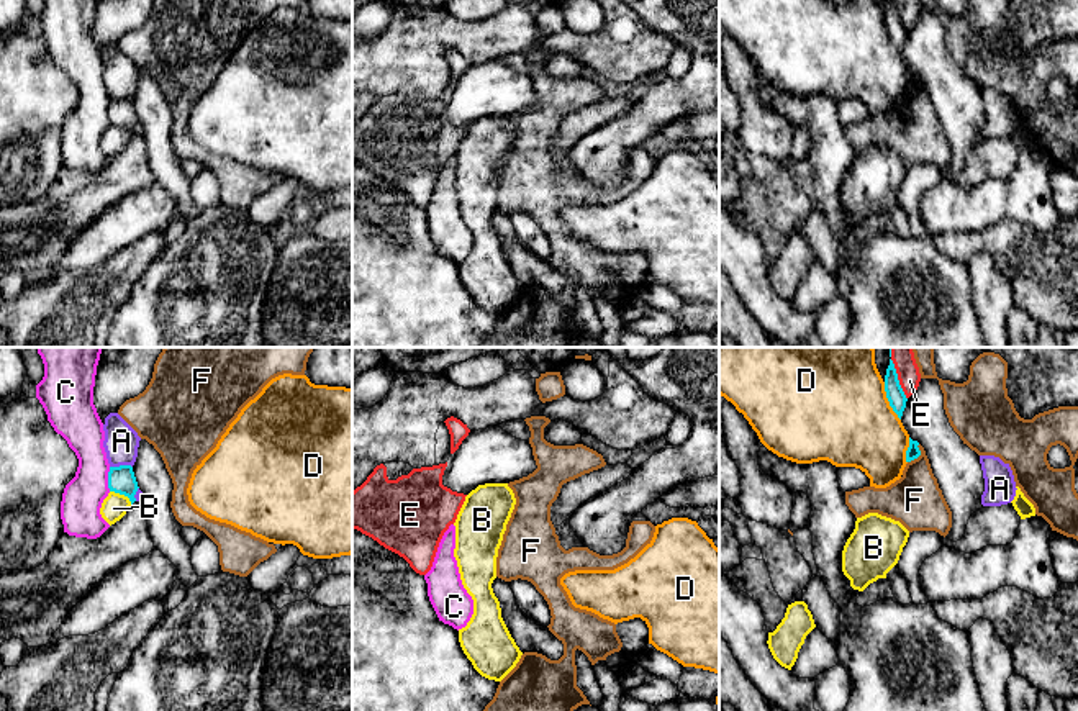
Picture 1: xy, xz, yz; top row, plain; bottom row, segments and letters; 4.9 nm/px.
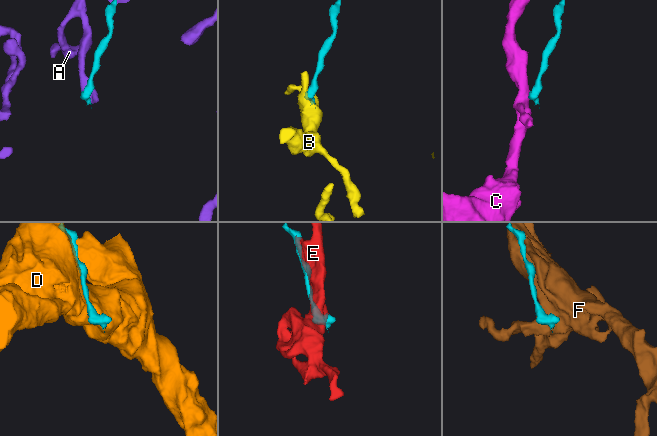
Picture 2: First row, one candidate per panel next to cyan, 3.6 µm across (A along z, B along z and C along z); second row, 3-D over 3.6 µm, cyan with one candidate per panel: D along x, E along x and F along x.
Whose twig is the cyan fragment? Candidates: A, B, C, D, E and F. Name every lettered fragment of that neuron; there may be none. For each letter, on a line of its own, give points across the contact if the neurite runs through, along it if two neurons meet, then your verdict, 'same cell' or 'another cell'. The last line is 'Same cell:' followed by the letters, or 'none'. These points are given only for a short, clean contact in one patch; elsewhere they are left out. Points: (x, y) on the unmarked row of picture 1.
A: border along xy (131, 99), (110, 100); another cell
B: border along xy (110, 123), (125, 128), (131, 136); another cell
C: border along xy (110, 100), (108, 123); another cell
D: another cell
E: another cell
F: another cell
Same cell: none

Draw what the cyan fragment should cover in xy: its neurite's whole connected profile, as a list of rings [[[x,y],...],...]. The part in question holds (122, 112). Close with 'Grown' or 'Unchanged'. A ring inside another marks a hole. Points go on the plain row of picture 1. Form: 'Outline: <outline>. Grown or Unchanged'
Outline: [[[110,100],[108,121],[110,125],[128,129],[131,139],[100,170],[87,172],[64,165],[43,198],[29,203],[0,205],[0,277],[18,270],[28,280],[46,279],[69,244],[97,216],[123,197],[144,190],[156,182],[149,167],[144,138],[134,131],[139,120],[133,100]]]. Grown

